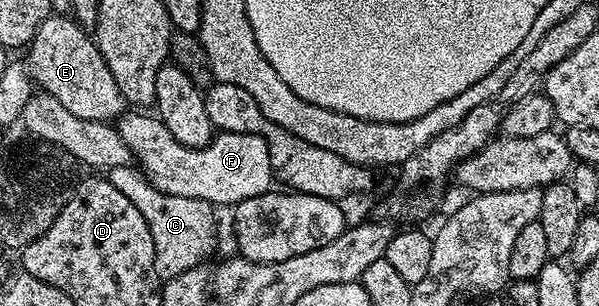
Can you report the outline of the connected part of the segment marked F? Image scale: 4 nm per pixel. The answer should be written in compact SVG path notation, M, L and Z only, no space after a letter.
M127 111L117 118L116 128L124 143L130 149L131 158L136 162L147 181L162 192L172 196L187 196L188 199L206 200L213 207L229 205L235 207L241 201L271 192L270 181L275 180L272 162L269 158L269 143L261 133L232 134L219 132L203 149L184 147L168 127L156 115L150 117L146 111Z

